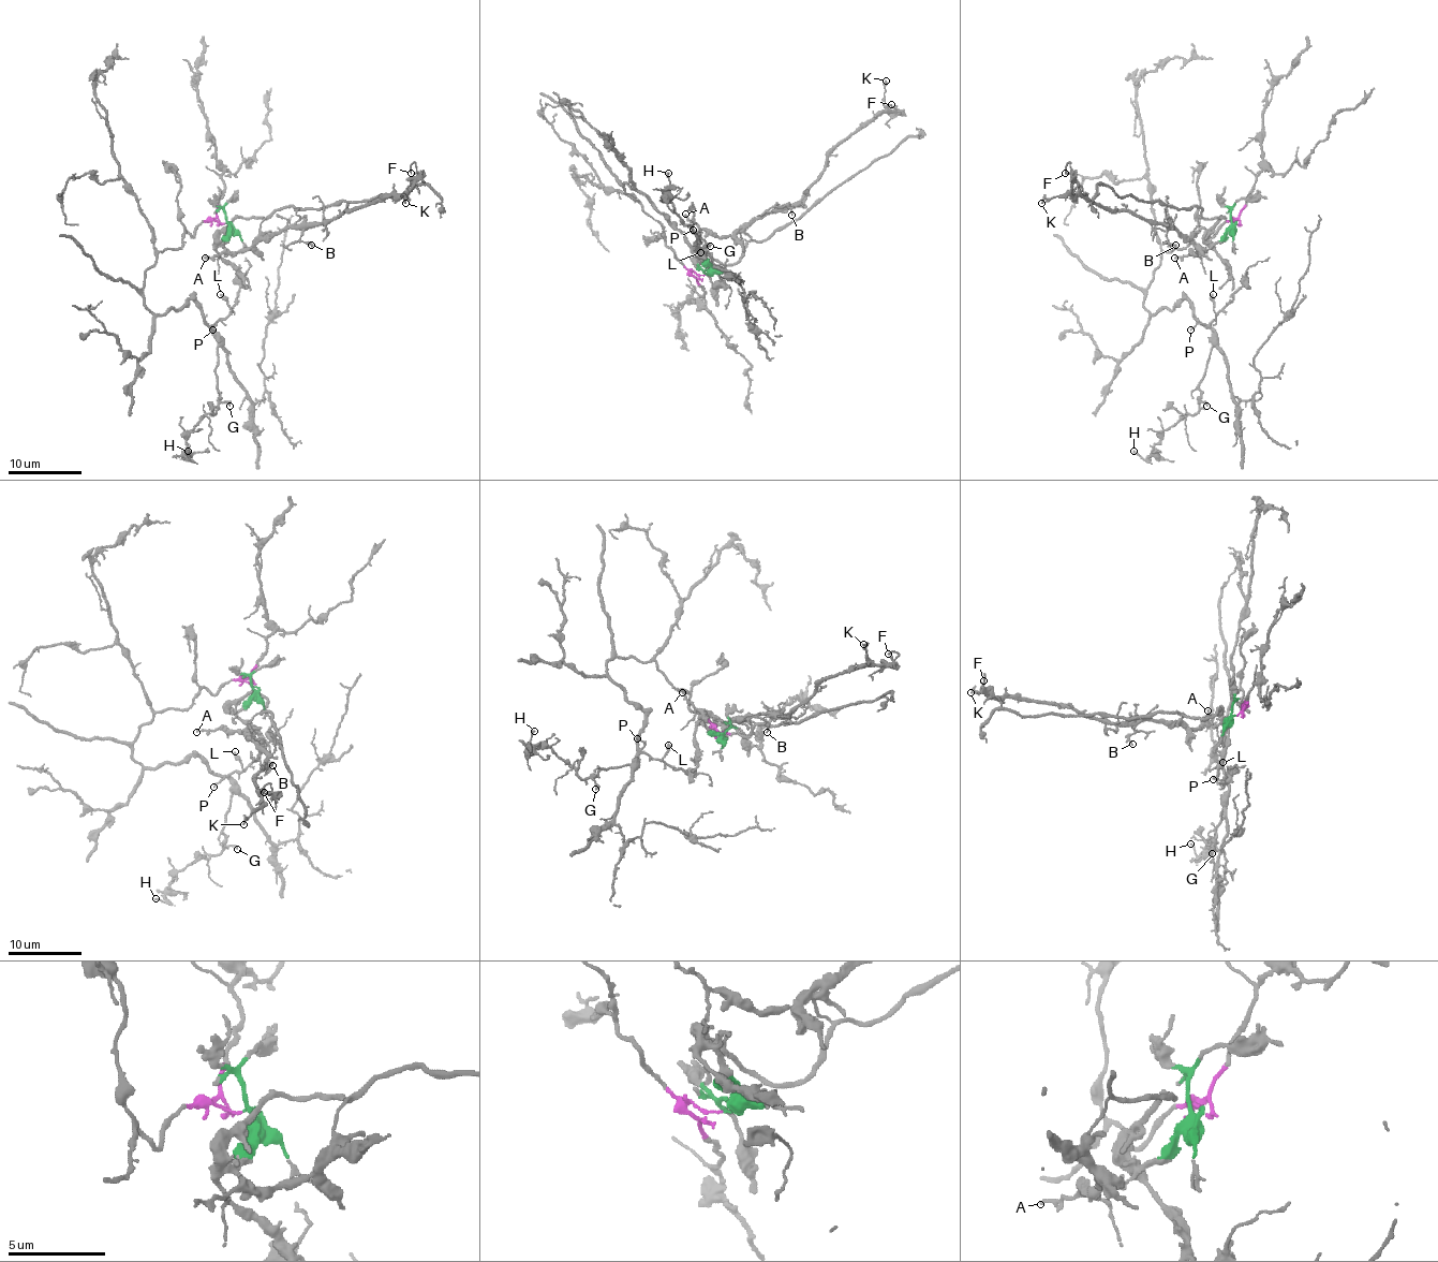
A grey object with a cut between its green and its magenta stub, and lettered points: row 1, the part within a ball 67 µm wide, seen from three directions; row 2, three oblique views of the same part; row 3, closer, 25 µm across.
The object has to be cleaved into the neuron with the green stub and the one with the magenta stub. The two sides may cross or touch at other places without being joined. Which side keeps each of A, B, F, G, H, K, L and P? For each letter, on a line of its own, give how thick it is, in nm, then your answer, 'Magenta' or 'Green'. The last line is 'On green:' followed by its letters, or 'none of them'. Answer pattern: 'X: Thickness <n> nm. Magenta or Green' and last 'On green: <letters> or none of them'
A: Thickness 140 nm. Green
B: Thickness 100 nm. Green
F: Thickness 120 nm. Green
G: Thickness 200 nm. Magenta
H: Thickness 130 nm. Magenta
K: Thickness 110 nm. Green
L: Thickness 320 nm. Magenta
P: Thickness 140 nm. Magenta
On green: A, B, F, K

